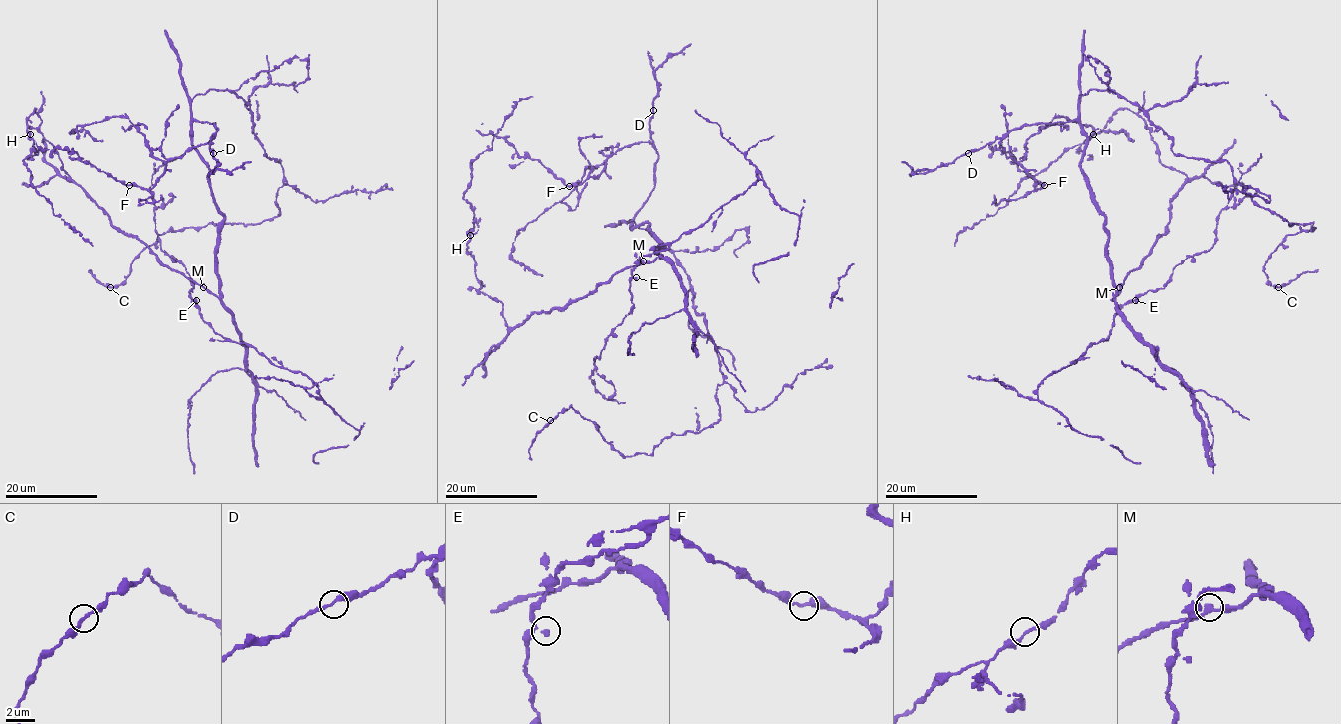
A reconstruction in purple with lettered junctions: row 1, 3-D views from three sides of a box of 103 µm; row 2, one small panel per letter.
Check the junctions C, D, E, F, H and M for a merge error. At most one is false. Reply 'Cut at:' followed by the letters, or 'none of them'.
Cut at: none of them

